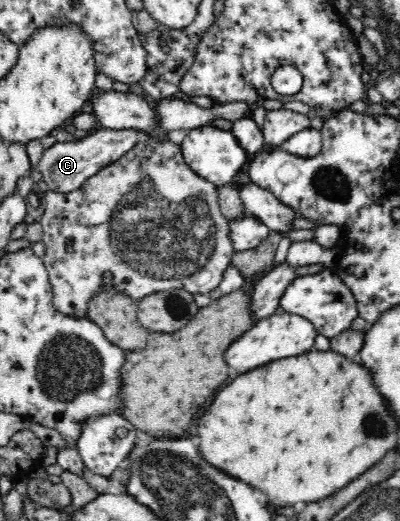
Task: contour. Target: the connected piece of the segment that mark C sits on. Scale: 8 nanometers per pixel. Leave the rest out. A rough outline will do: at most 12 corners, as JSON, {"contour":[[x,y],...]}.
{"contour":[[98,125],[43,148],[39,172],[69,193],[150,132]]}

